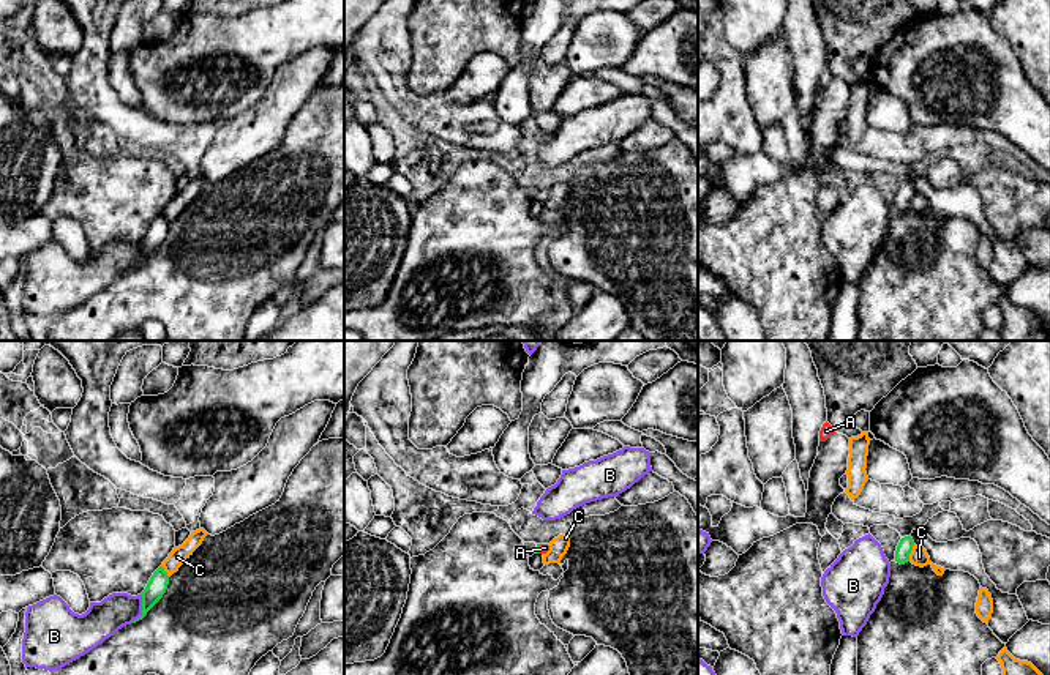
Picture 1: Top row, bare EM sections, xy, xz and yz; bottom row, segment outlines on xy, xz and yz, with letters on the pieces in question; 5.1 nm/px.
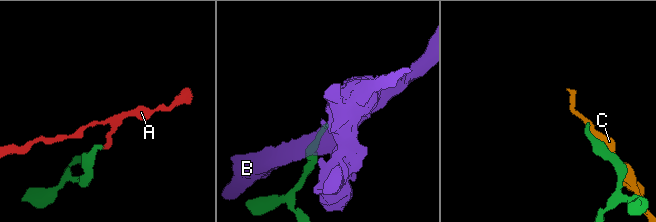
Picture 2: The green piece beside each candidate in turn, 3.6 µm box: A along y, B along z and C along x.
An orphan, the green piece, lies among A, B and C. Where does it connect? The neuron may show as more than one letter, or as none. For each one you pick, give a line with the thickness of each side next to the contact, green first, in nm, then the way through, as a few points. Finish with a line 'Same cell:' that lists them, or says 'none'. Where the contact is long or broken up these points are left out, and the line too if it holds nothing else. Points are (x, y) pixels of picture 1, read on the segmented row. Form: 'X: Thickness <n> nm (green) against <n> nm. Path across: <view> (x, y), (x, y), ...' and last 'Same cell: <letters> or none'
A: Thickness 30 nm (green) against 50 nm. Path across: xz (537, 549), (540, 549), (545, 548)
Same cell: A

